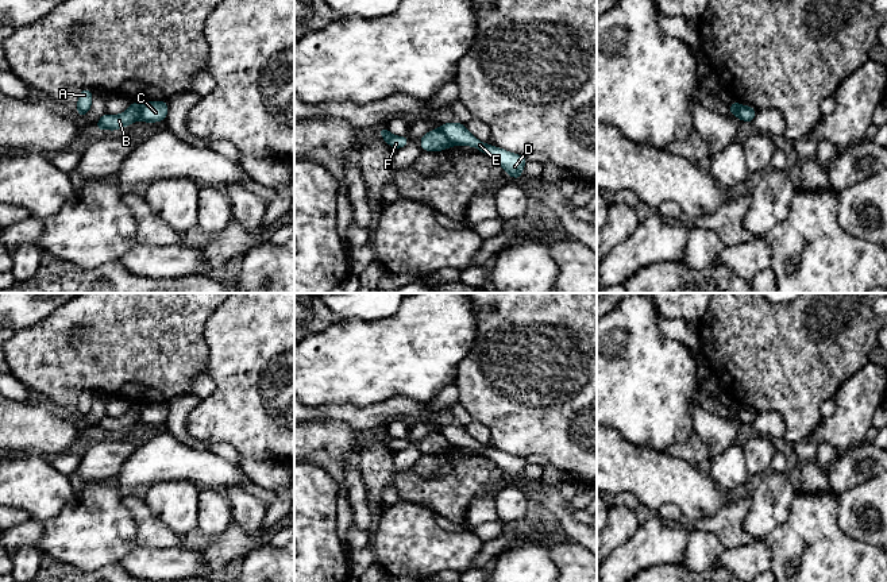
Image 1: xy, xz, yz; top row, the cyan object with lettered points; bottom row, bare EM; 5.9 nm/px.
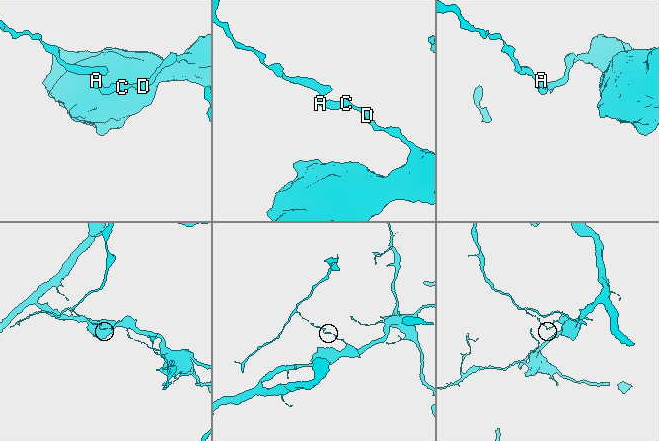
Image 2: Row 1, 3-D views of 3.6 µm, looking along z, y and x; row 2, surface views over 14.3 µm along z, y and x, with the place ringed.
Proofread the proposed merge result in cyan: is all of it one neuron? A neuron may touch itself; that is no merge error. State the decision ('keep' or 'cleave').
cleave

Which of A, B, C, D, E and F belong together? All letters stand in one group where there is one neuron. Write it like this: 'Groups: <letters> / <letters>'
Groups: A B F / C D E

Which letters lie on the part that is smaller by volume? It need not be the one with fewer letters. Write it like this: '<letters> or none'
A, B, F

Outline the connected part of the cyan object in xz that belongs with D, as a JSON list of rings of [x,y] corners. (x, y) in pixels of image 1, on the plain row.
[[[443,425],[440,432],[444,435],[451,448],[471,448],[481,455],[490,458],[513,482],[518,482],[522,477],[524,469],[528,465],[525,458],[518,458],[504,451],[487,447],[478,443],[468,435],[463,425]]]

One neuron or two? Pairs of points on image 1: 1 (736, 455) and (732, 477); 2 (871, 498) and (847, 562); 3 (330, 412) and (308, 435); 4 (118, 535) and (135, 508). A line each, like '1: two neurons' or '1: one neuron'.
1: one neuron
2: two neurons
3: two neurons
4: two neurons

